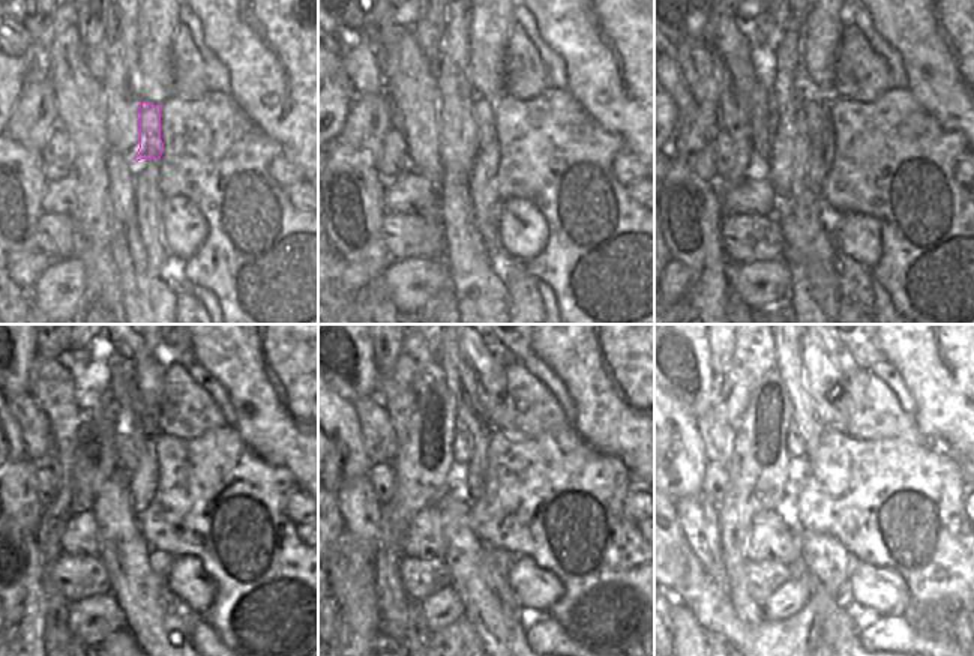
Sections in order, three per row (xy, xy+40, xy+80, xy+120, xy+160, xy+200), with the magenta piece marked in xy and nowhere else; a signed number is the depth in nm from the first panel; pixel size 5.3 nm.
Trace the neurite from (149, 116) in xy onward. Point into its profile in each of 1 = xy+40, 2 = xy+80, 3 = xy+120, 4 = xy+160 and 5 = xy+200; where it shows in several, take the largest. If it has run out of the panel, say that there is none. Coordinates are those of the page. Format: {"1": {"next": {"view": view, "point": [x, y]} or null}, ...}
{"1": {"next": {"view": "xy+40", "point": [482, 110]}}, "2": {"next": {"view": "xy+80", "point": [817, 108]}}, "3": {"next": {"view": "xy+120", "point": [125, 449]}}, "4": {"next": {"view": "xy+160", "point": [459, 445]}}, "5": {"next": {"view": "xy+200", "point": [794, 442]}}}

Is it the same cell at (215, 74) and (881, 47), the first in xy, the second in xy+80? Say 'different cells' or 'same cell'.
same cell

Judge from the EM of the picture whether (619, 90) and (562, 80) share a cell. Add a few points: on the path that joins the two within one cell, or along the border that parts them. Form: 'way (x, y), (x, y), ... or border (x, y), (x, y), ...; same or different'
border (553, 50), (565, 65), (569, 89); different

